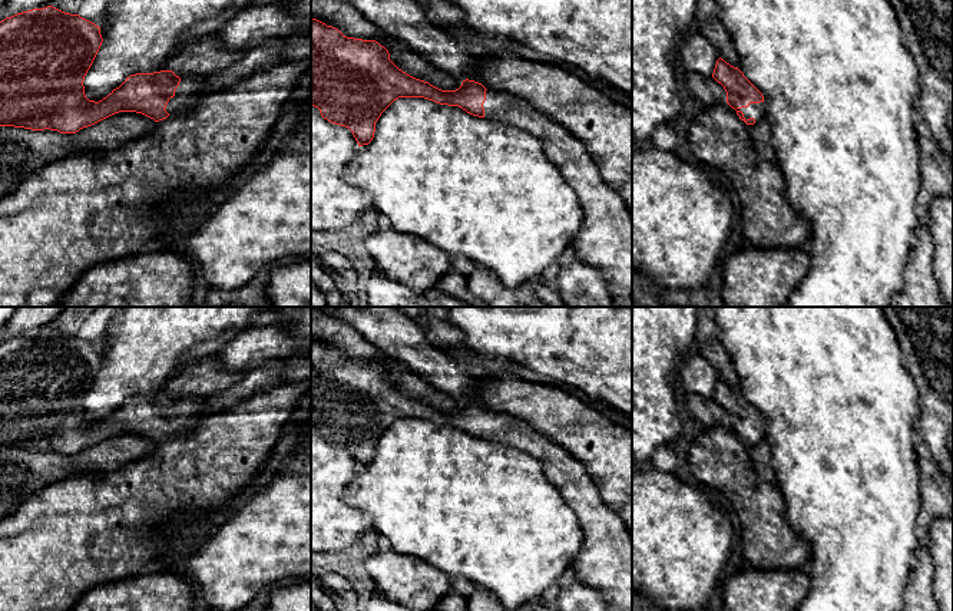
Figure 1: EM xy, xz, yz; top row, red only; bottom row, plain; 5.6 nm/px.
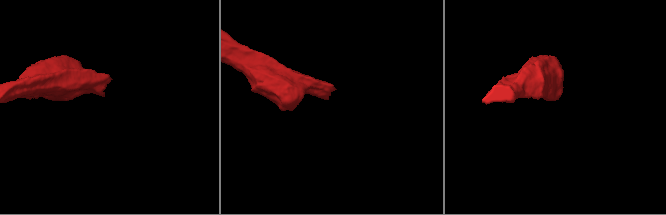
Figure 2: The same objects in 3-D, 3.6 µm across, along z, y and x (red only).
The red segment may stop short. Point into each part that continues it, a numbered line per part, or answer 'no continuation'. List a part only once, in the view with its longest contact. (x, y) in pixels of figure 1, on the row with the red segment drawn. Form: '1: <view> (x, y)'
1: yz (757, 111)

